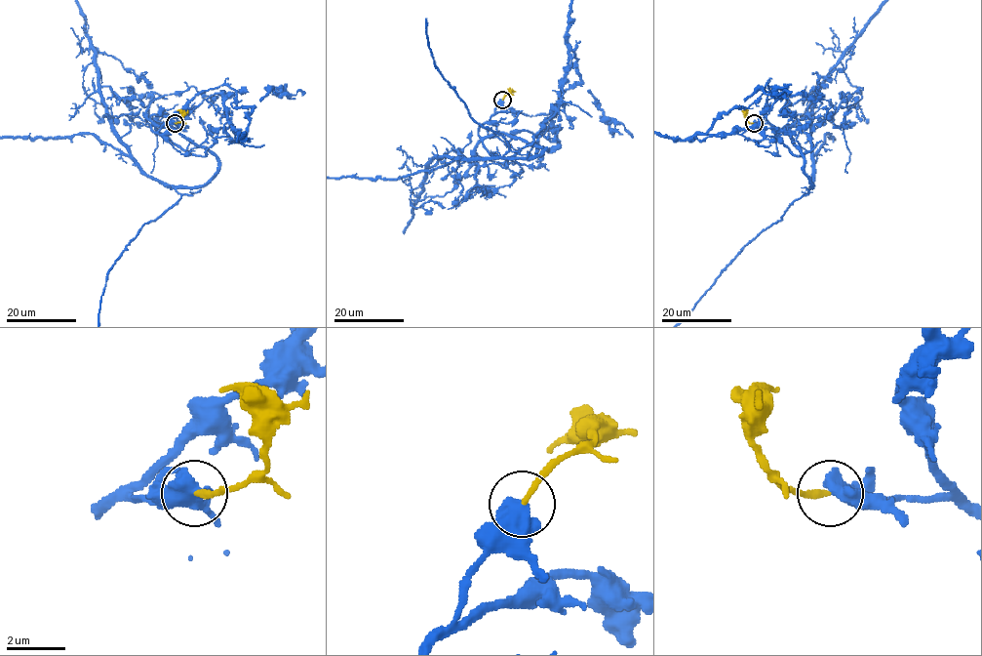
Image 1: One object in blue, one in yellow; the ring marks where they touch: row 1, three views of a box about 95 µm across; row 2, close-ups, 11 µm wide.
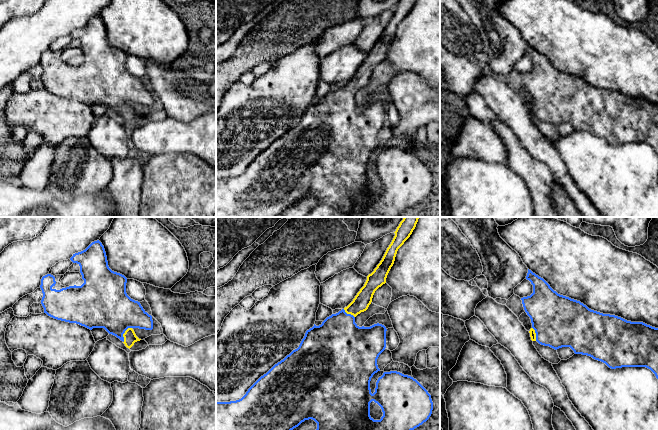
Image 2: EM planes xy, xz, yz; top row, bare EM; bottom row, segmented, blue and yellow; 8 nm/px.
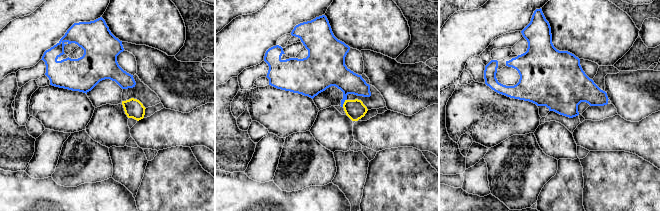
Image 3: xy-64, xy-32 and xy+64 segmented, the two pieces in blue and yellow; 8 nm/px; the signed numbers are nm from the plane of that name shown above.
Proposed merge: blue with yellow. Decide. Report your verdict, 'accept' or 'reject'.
accept

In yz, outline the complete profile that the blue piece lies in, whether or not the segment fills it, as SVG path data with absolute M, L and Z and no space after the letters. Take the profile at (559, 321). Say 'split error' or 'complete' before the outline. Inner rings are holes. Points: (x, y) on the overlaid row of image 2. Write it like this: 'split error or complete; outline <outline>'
split error; outline M529 269L526 279L533 285L533 293L521 300L531 319L529 333L532 341L555 350L570 347L575 354L590 356L611 369L646 367L658 379L658 328L591 310L580 301L558 294Z

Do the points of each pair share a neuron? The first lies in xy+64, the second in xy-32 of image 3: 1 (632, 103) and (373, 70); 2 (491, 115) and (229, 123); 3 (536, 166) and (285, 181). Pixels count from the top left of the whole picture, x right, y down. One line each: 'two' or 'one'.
1: one
2: two
3: one

